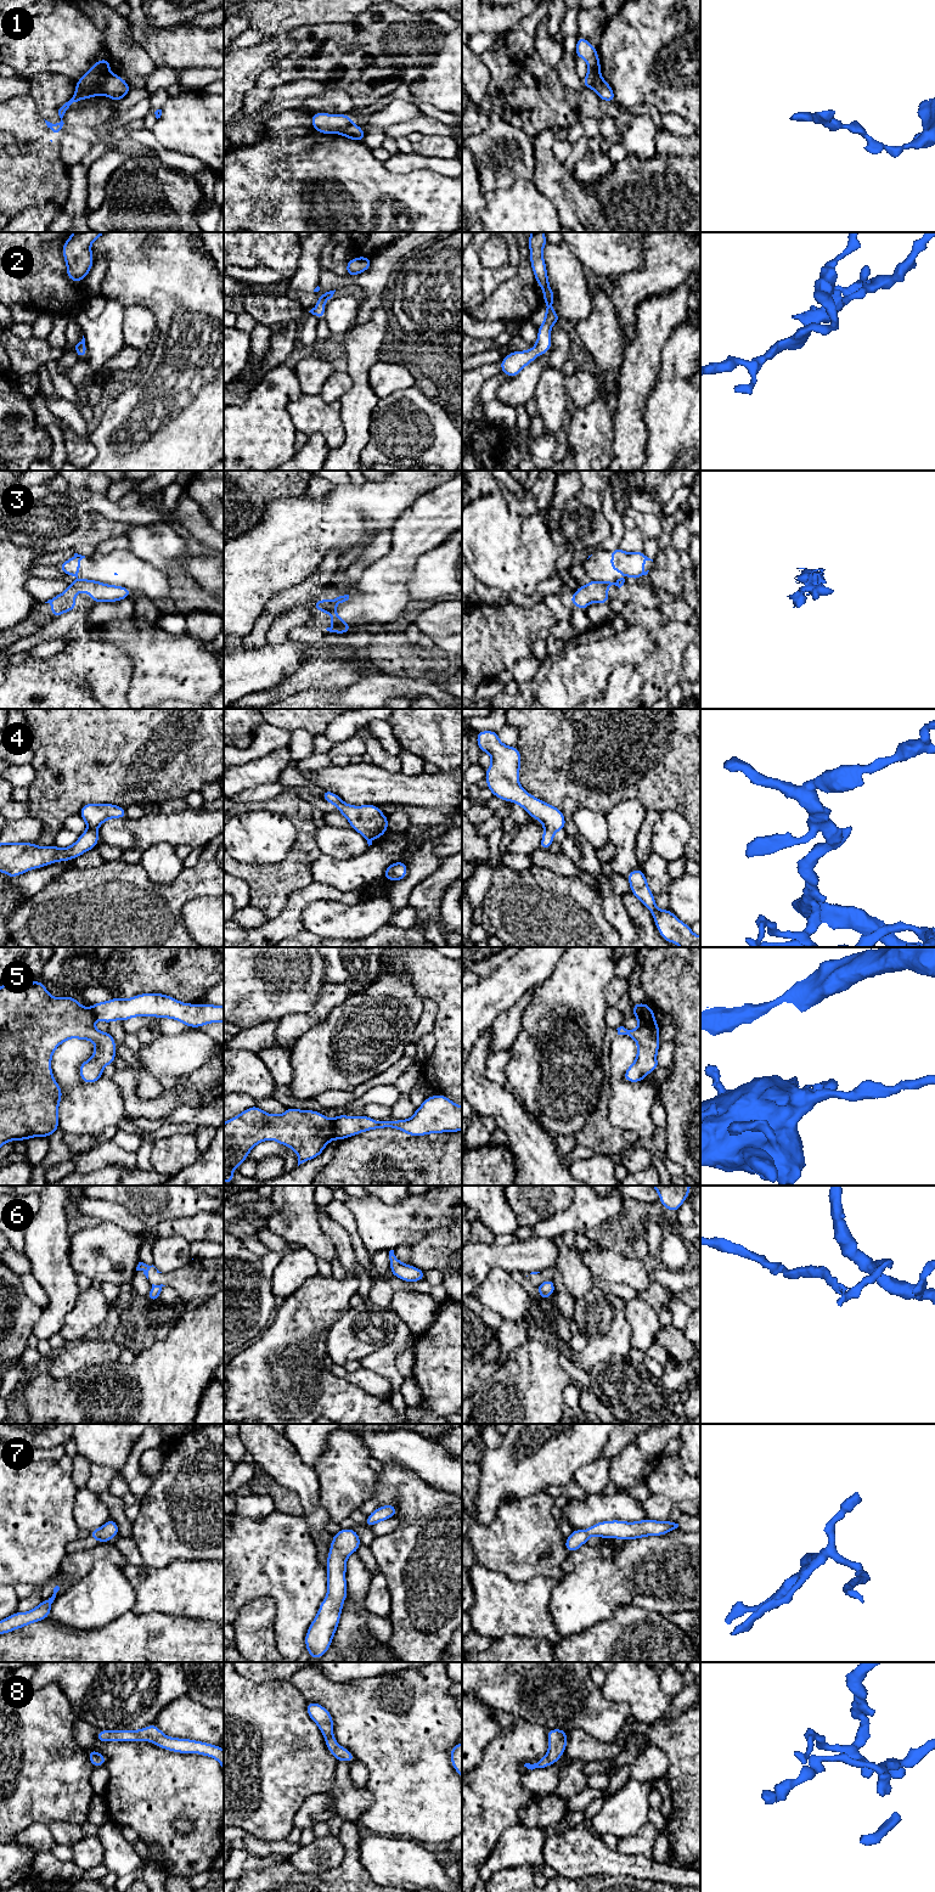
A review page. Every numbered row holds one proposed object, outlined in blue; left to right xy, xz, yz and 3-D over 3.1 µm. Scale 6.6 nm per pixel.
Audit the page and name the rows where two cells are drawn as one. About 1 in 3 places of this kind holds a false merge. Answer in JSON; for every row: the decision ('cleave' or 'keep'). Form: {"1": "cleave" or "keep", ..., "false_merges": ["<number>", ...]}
{"1": "cleave", "2": "keep", "3": "cleave", "4": "keep", "5": "cleave", "6": "cleave", "7": "keep", "8": "keep", "false_merges": ["1", "3", "5", "6"]}

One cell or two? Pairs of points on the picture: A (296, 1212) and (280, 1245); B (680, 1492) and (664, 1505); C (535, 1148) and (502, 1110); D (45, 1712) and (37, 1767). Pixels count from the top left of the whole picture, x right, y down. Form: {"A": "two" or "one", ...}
{"A": "two", "B": "two", "C": "one", "D": "one"}

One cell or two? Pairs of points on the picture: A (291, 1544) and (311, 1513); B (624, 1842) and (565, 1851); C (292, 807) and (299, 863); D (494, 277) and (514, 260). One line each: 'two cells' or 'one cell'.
A: two cells
B: two cells
C: one cell
D: one cell

